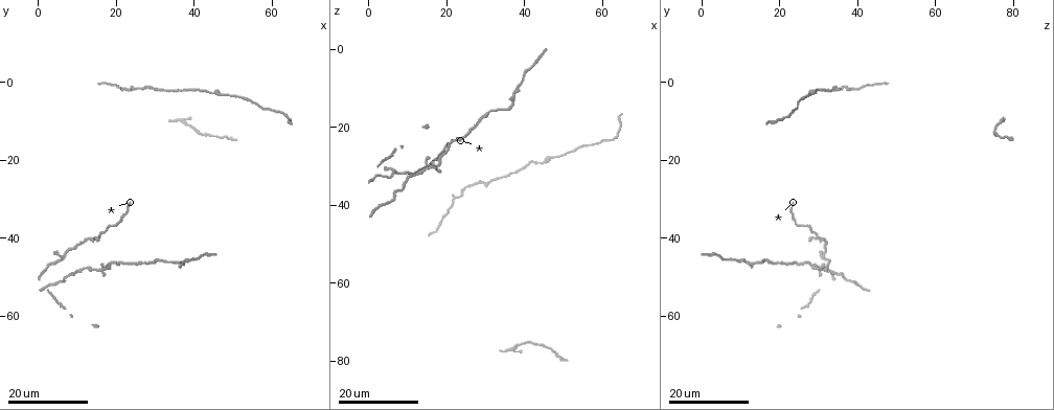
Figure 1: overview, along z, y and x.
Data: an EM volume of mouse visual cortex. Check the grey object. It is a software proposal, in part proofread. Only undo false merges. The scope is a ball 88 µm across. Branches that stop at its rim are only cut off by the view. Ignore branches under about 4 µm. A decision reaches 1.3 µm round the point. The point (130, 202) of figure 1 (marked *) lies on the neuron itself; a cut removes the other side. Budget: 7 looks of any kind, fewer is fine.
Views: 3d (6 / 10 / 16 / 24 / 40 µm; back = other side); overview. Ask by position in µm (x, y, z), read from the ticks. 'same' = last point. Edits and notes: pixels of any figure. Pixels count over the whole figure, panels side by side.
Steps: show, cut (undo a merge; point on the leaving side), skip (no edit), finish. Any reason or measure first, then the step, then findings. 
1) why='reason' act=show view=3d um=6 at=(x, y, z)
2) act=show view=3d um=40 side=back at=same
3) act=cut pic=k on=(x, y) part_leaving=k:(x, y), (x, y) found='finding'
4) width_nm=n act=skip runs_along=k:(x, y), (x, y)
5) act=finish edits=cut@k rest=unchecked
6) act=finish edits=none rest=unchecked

why='two arms in line, one across' act=show view=3d um=24 at=(15.5, 40.0, 29.5)

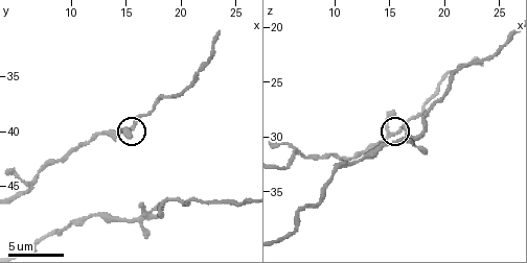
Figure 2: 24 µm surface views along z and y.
why='closer look' act=show view=3d um=6 at=same

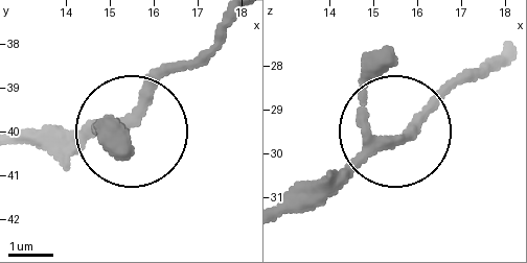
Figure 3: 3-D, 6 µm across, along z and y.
width_nm=230 act=skip found='one neuron here'

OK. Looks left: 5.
why='thick turns thin' act=show view=3d um=10 at=(15.8, 48.2, 30.2)

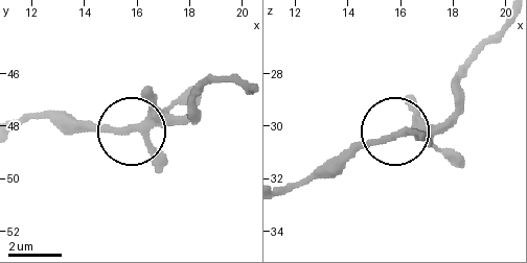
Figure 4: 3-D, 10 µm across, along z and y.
act=skip found='one neuron here'

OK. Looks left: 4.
why='sudden change in width' act=show view=3d um=16 at=(44.5, 2.5, 29.0)

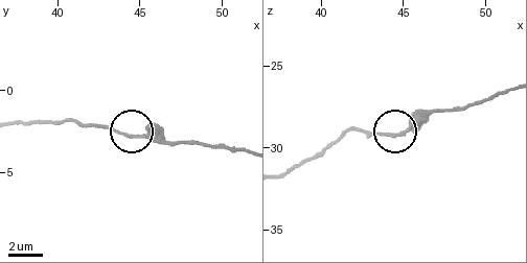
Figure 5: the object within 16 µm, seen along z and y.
act=show view=3d um=6 at=(44.8, 2.9, 29.1)

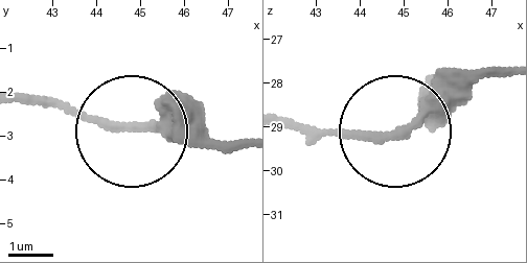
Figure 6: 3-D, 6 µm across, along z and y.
act=skip runs_along=6:(282, 123), (395, 135), (481, 71) found='one neuron here'

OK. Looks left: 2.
act=show view=3d um=24 at=(21.5, 2.0, 39.0)

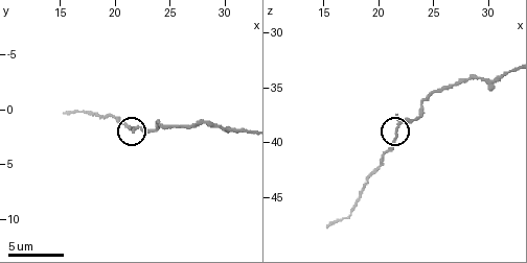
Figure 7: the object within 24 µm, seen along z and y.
why='closer look' act=show view=3d um=10 at=same

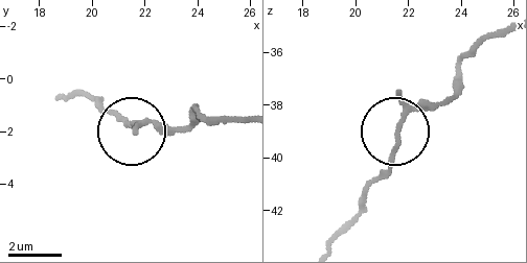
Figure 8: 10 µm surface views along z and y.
arms=3 act=skip found='all the same neuron'

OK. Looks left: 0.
act=finish edits=none rest=unchecked

